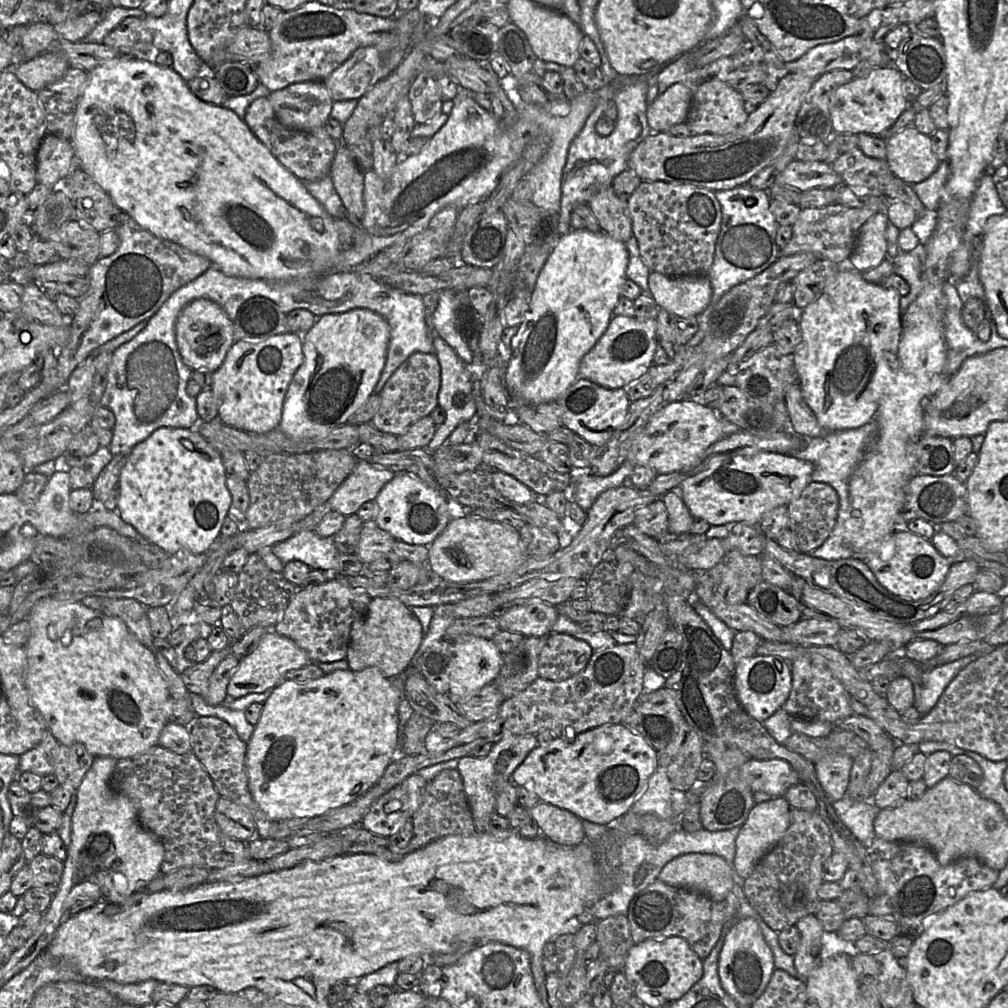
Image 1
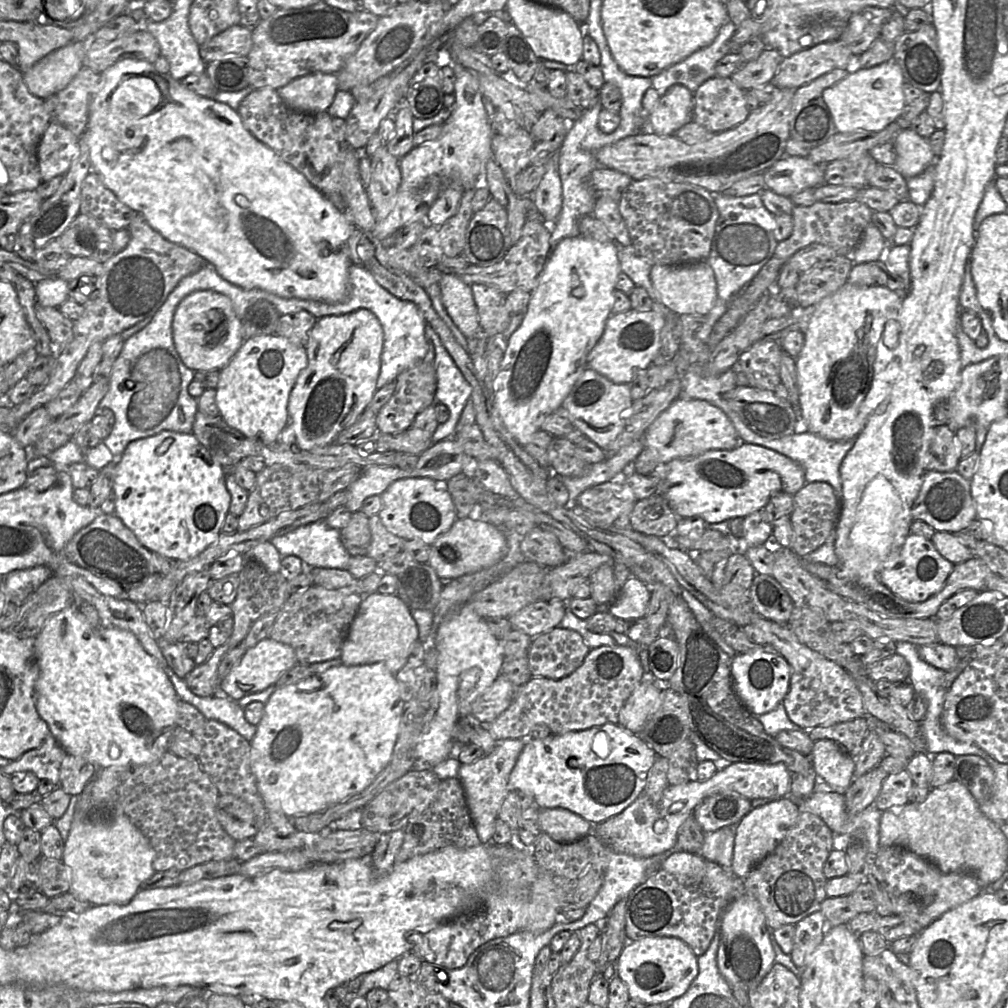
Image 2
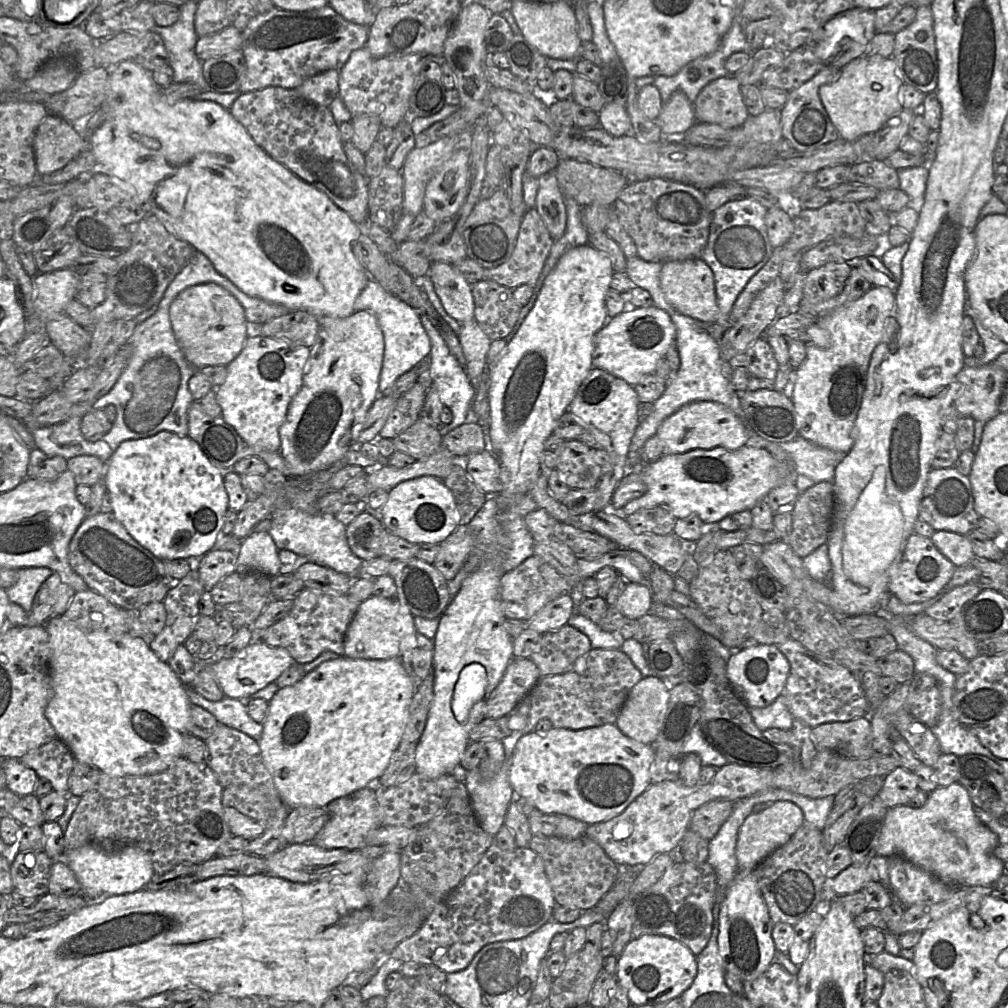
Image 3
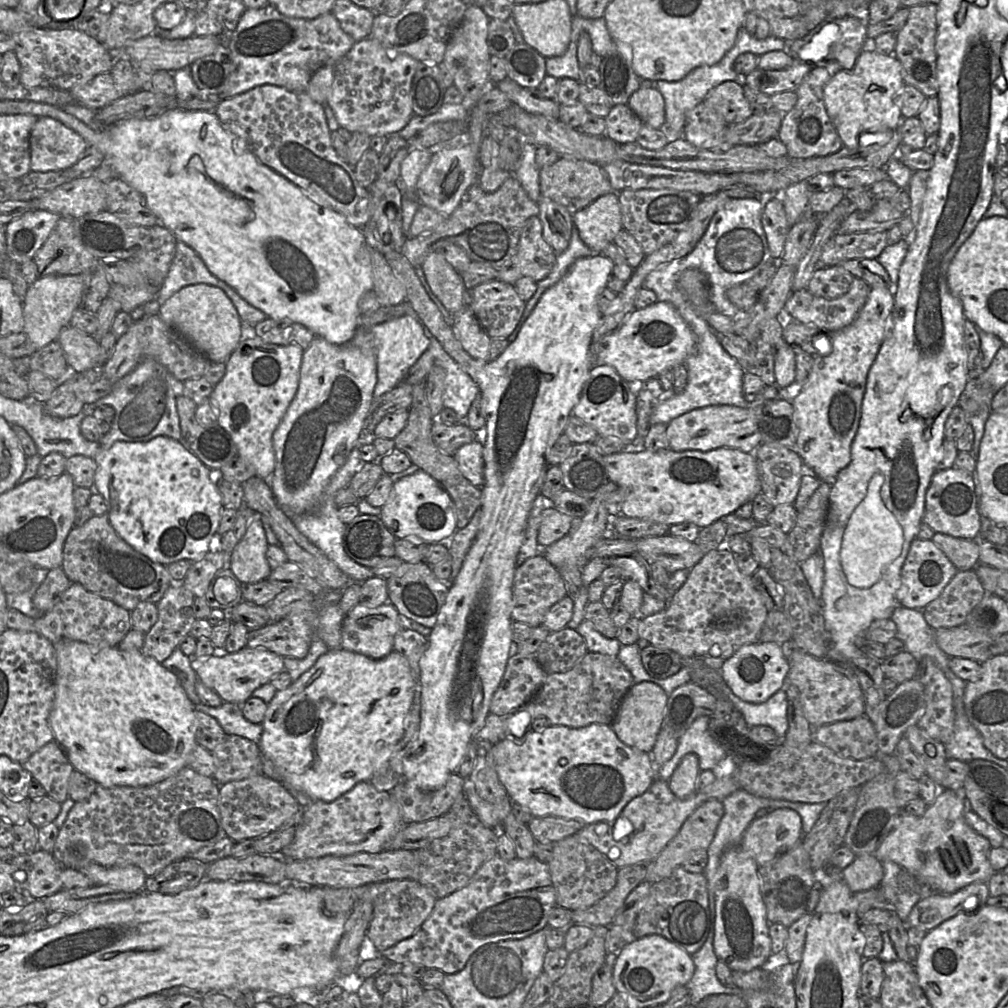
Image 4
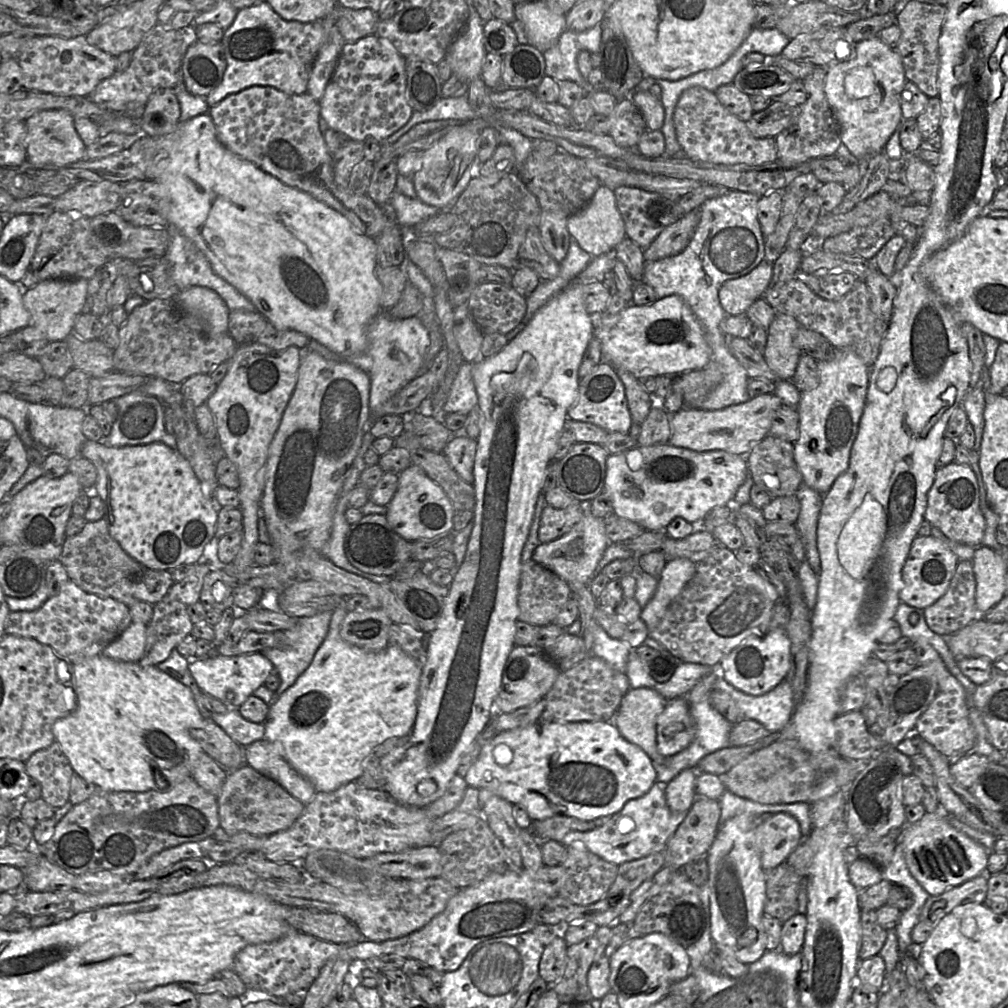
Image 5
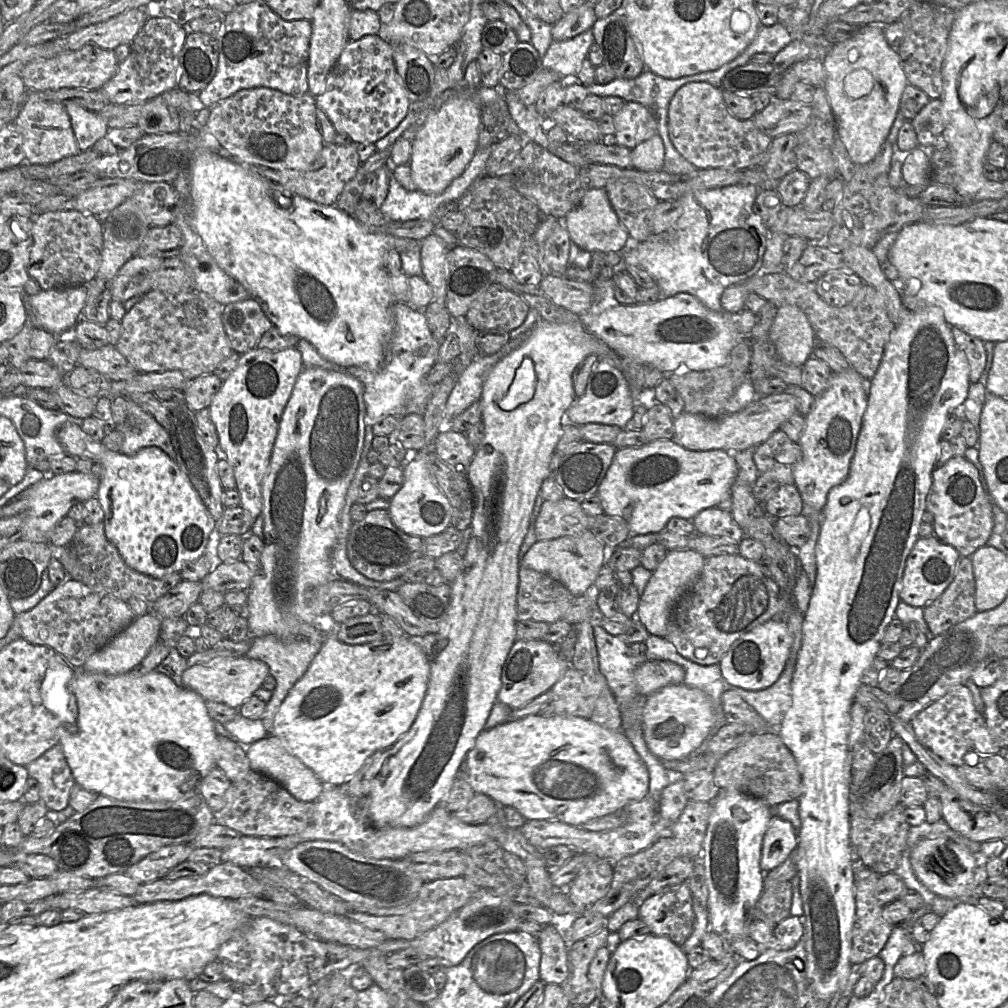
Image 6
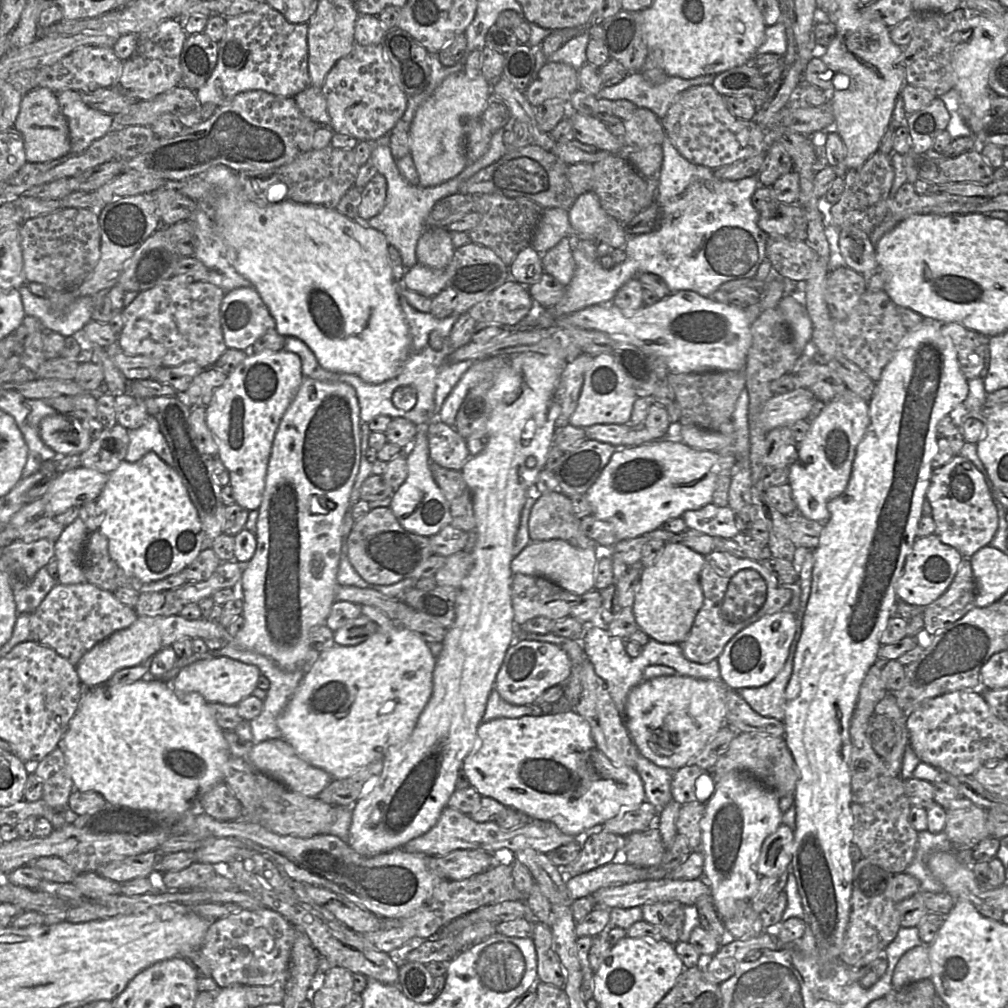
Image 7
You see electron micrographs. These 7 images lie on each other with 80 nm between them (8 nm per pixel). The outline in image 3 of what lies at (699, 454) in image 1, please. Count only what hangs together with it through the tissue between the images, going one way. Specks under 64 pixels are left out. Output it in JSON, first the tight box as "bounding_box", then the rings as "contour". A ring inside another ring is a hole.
{"bounding_box":[656,401,749,455],"contour":[[[694,401],[682,406],[660,424],[656,435],[665,455],[716,447],[736,450],[749,439],[744,421],[725,405],[713,401]]]}

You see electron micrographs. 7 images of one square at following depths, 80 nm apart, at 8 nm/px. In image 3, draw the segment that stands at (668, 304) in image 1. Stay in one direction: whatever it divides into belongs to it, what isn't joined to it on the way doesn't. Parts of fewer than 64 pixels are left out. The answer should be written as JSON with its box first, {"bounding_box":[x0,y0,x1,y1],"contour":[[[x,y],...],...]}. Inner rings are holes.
{"bounding_box":[660,259,720,324],"contour":[[[688,259],[685,261],[663,262],[660,284],[667,302],[679,313],[704,323],[712,324],[720,320],[713,272],[703,260]]]}

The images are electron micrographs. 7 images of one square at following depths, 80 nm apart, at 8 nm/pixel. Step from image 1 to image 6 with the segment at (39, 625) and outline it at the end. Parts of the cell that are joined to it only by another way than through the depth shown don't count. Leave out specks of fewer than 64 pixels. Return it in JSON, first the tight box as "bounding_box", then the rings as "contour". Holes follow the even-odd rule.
{"bounding_box":[59,669,218,801],"contour":[[[81,669],[77,670],[73,681],[73,693],[77,701],[77,718],[73,724],[59,727],[59,745],[63,750],[75,782],[83,788],[117,800],[174,801],[187,792],[198,788],[204,776],[217,765],[218,735],[215,731],[213,719],[208,714],[205,700],[195,691],[179,687],[171,678],[156,671],[144,675],[130,675],[129,673],[107,675],[85,672]]]}

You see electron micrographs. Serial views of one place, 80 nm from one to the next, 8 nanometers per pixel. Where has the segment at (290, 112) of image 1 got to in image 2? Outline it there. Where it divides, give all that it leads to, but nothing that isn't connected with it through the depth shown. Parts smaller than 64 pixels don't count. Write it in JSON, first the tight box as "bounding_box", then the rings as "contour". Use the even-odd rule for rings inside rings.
{"bounding_box":[275,72,339,113],"contour":[[[316,72],[296,78],[275,90],[292,110],[316,113],[328,110],[339,87],[335,73]]]}

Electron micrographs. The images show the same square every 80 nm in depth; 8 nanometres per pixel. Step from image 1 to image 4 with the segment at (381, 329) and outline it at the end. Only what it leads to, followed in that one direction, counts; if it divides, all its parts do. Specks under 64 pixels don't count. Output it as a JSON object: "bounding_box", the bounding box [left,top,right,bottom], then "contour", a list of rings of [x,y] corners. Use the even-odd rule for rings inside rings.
{"bounding_box":[270,300,419,515],"contour":[[[405,300],[395,306],[363,313],[350,342],[335,345],[315,337],[304,351],[298,390],[272,437],[275,468],[270,488],[286,515],[313,510],[324,487],[345,464],[355,446],[359,446],[377,382],[376,347],[371,328],[403,315],[419,319]]]}

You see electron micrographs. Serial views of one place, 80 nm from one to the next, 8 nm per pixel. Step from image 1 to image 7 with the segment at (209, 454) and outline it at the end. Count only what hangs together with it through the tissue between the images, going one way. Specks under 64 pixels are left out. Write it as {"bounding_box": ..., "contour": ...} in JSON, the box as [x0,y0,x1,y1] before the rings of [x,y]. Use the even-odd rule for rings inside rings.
{"bounding_box":[39,415,204,582],"contour":[[[72,415],[45,417],[40,422],[39,433],[42,441],[58,456],[81,455],[92,443],[80,420]],[[148,452],[135,463],[123,461],[110,474],[96,504],[104,513],[99,531],[107,538],[109,555],[129,576],[144,582],[163,579],[181,572],[202,550],[204,531],[187,489],[175,468],[154,452]]]}

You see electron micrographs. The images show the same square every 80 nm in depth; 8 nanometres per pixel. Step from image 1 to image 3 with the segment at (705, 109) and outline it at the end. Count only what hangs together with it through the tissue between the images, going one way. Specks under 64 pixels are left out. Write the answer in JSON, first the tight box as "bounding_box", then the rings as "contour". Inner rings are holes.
{"bounding_box":[693,75,750,128],"contour":[[[733,75],[707,84],[693,104],[697,122],[725,128],[741,127],[750,115],[743,101],[741,86]]]}

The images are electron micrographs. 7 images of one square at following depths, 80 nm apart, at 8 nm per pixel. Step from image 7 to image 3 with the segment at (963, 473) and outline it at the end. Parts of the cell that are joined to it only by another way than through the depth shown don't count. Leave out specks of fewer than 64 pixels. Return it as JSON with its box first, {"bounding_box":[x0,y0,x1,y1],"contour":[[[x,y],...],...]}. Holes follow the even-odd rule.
{"bounding_box":[919,466,979,535],"contour":[[[954,466],[931,468],[919,504],[919,519],[927,522],[934,530],[967,535],[974,529],[979,518],[974,510],[969,477],[960,473]]]}

